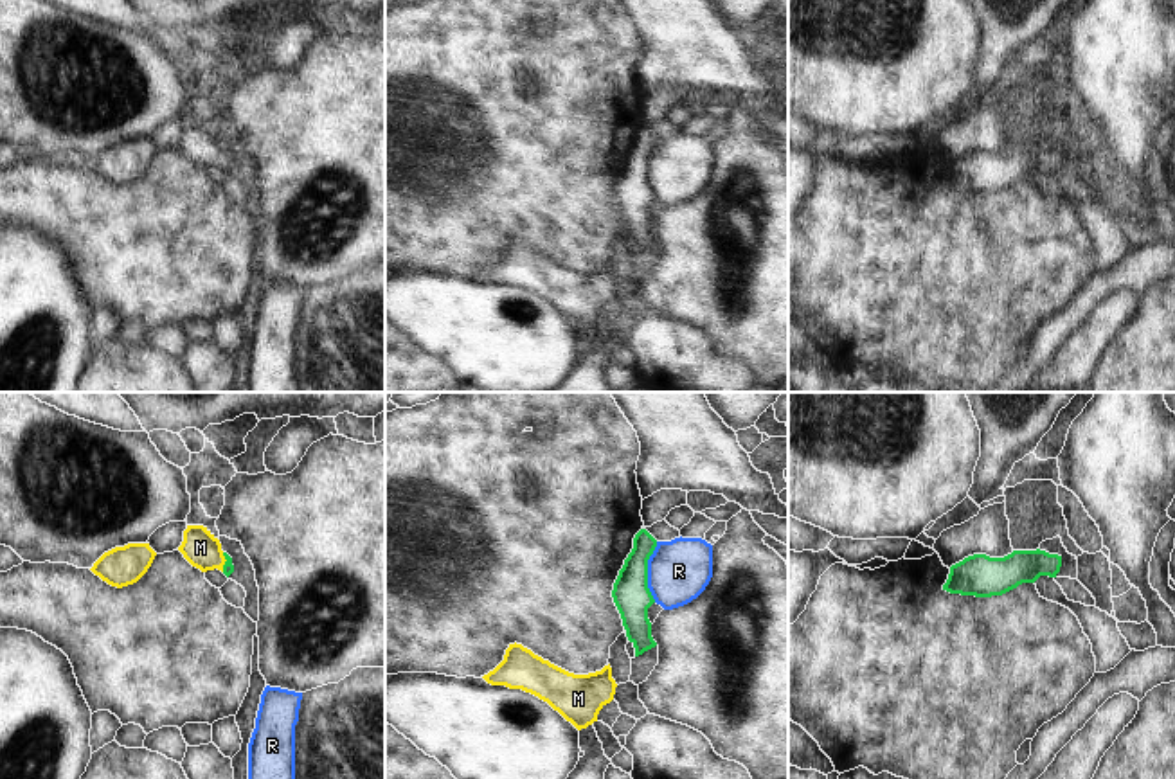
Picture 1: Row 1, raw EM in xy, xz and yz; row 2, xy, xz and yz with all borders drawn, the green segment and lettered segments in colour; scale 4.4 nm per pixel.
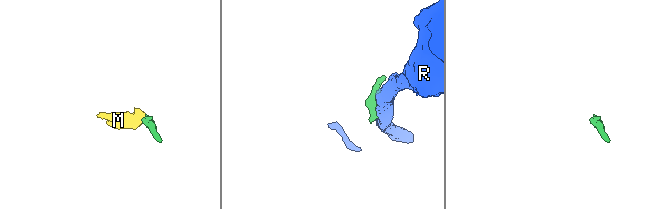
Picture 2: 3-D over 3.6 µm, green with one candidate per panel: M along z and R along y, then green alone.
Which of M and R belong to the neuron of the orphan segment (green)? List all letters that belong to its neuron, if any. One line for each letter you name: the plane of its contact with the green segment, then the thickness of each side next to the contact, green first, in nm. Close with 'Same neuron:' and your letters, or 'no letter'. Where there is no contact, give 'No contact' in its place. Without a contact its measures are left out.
M: Touches green in xy. Thickness 50 nm (green) against 160 nm
Same neuron: M.

